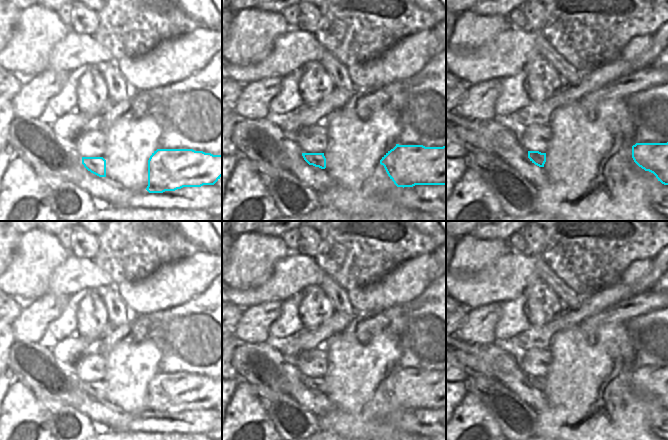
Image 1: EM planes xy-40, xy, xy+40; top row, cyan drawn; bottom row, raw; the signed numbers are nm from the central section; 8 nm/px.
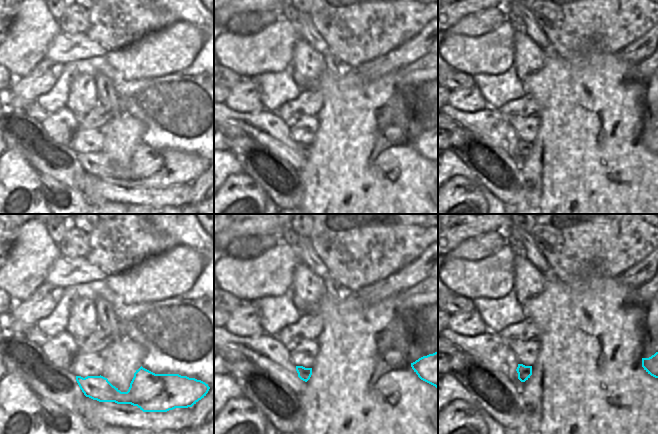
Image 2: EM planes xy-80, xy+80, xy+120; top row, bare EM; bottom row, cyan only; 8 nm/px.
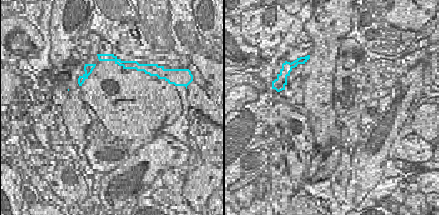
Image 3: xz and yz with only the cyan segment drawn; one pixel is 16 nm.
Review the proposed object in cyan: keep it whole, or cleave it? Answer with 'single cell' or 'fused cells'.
single cell

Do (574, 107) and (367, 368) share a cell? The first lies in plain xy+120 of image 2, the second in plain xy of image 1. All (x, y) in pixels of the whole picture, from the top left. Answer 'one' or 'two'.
one

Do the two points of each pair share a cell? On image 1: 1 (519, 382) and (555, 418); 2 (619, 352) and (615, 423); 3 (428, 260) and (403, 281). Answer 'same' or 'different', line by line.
1: different
2: same
3: same

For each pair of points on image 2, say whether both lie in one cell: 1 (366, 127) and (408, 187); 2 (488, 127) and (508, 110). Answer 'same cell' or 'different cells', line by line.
1: same cell
2: different cells

